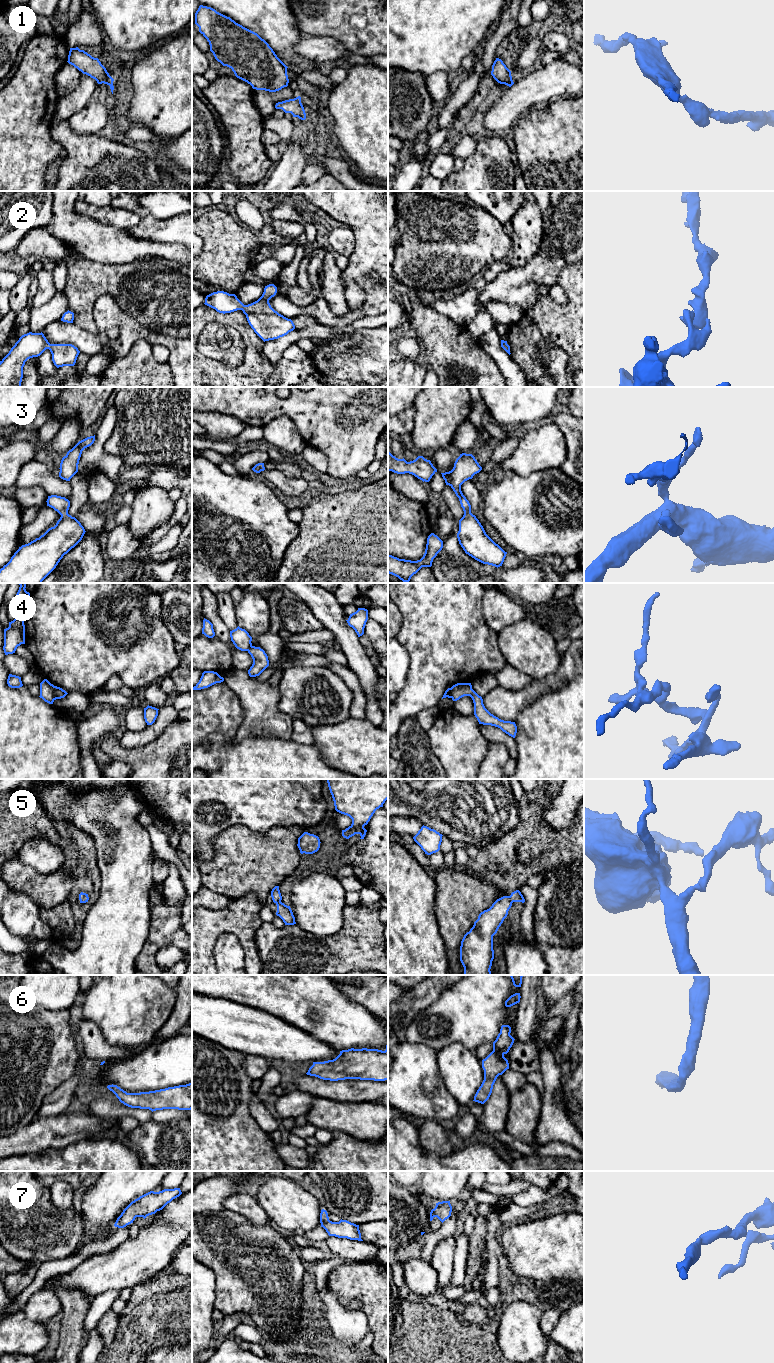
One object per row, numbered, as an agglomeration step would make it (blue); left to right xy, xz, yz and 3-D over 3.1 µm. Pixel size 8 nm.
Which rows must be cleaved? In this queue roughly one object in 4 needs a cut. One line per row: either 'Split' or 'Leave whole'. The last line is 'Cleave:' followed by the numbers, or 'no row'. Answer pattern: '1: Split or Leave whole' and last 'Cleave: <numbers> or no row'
1: Leave whole
2: Leave whole
3: Leave whole
4: Split
5: Leave whole
6: Leave whole
7: Leave whole
Cleave: 4

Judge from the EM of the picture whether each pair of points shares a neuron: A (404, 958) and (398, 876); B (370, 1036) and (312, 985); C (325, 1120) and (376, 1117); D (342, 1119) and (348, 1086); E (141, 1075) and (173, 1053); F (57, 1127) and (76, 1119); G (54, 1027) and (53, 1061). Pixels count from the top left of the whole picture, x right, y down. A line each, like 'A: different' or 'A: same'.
A: same
B: same
C: same
D: different
E: same
F: same
G: same

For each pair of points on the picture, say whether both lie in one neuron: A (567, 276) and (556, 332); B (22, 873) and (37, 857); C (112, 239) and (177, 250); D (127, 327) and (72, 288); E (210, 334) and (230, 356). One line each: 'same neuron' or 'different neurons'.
A: same neuron
B: different neurons
C: same neuron
D: different neurons
E: same neuron

